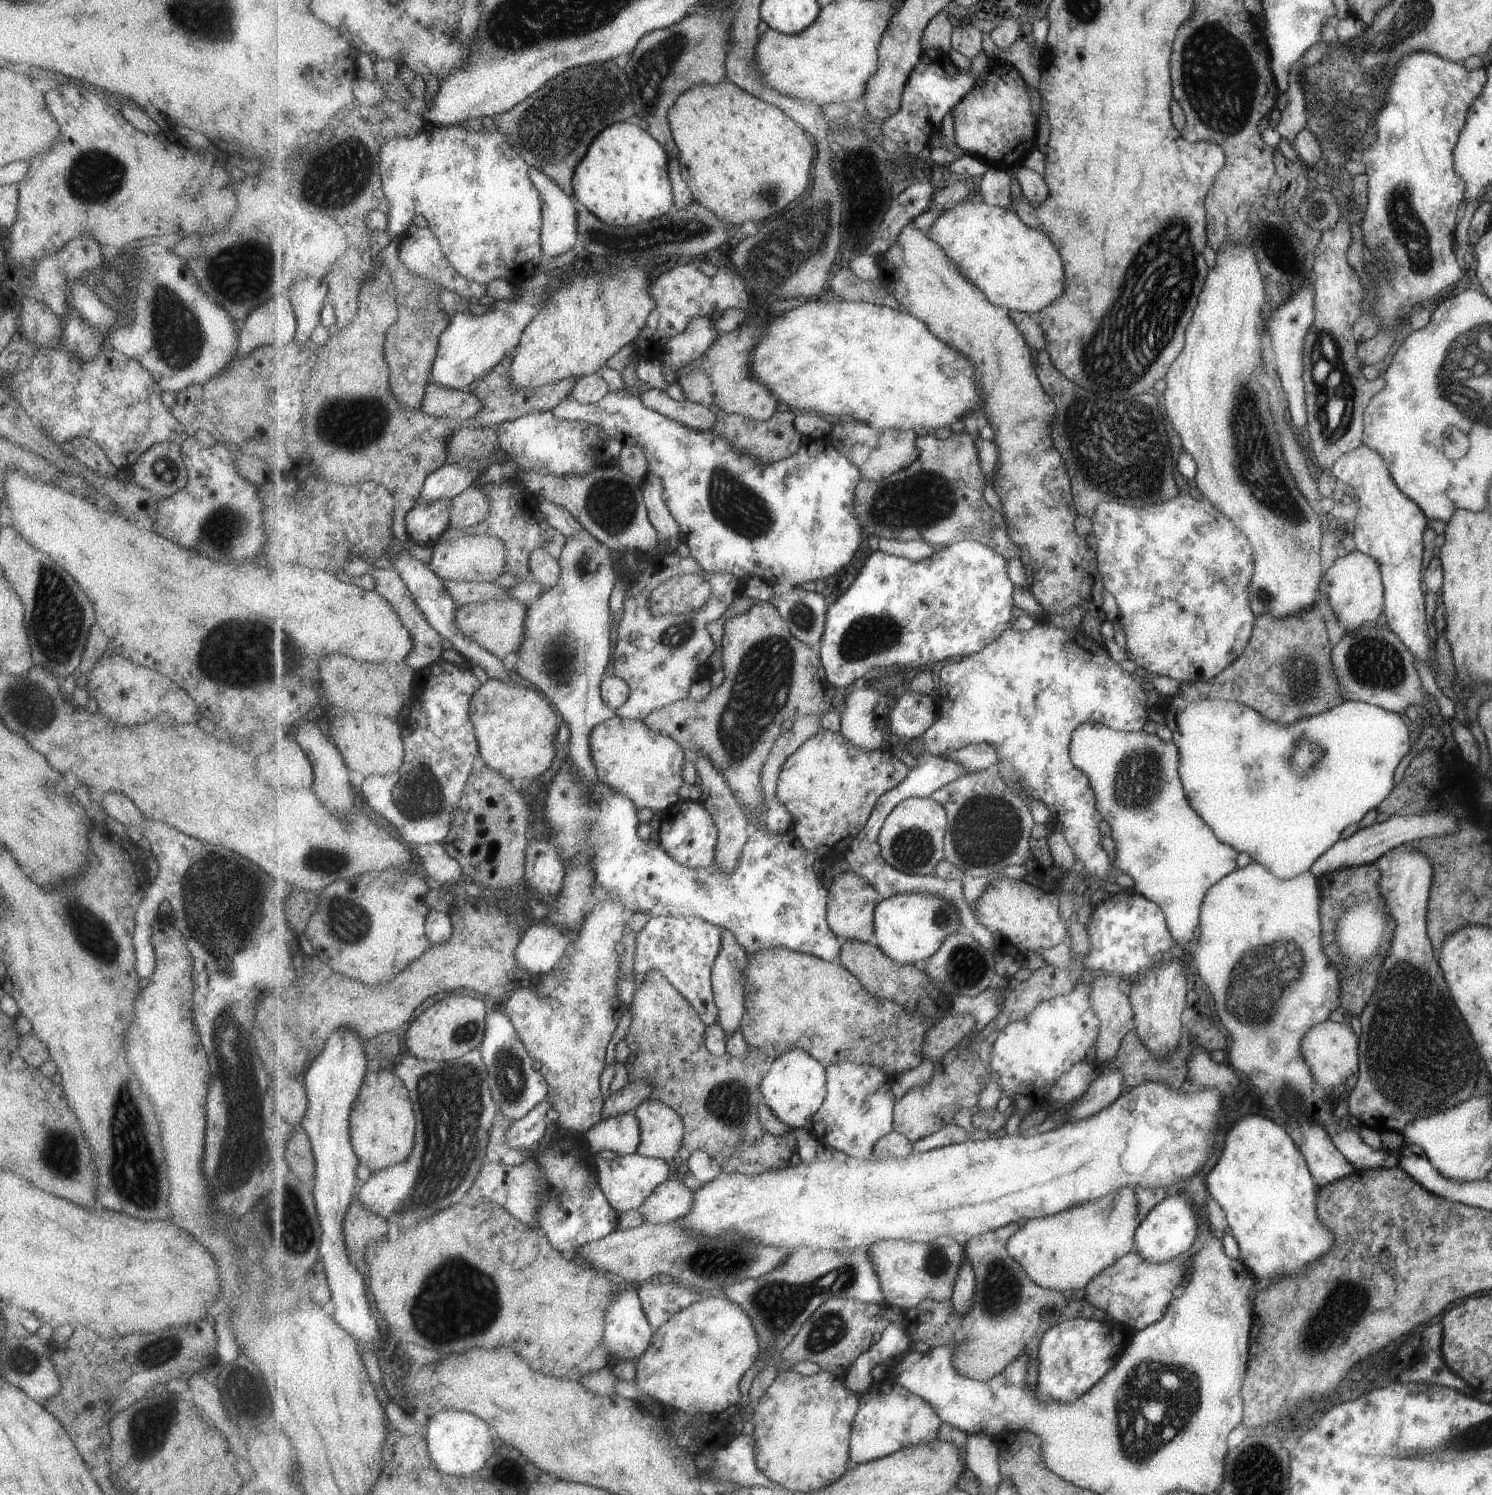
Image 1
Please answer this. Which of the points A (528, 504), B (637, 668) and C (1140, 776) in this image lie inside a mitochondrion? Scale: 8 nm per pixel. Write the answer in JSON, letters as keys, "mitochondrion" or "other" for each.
{"A":"other","B":"other","C":"mitochondrion"}

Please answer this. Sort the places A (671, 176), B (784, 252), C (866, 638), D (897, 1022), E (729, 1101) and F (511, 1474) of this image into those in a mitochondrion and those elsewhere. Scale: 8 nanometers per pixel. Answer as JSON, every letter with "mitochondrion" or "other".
{"A":"other","B":"mitochondrion","C":"mitochondrion","D":"other","E":"mitochondrion","F":"other"}

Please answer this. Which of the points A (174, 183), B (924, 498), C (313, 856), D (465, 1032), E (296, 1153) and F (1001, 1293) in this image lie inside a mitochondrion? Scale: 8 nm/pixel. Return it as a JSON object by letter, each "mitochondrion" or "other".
{"A":"other","B":"mitochondrion","C":"mitochondrion","D":"mitochondrion","E":"other","F":"mitochondrion"}

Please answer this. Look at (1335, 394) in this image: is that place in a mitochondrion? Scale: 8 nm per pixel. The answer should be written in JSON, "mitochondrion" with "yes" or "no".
{"mitochondrion":"yes"}

